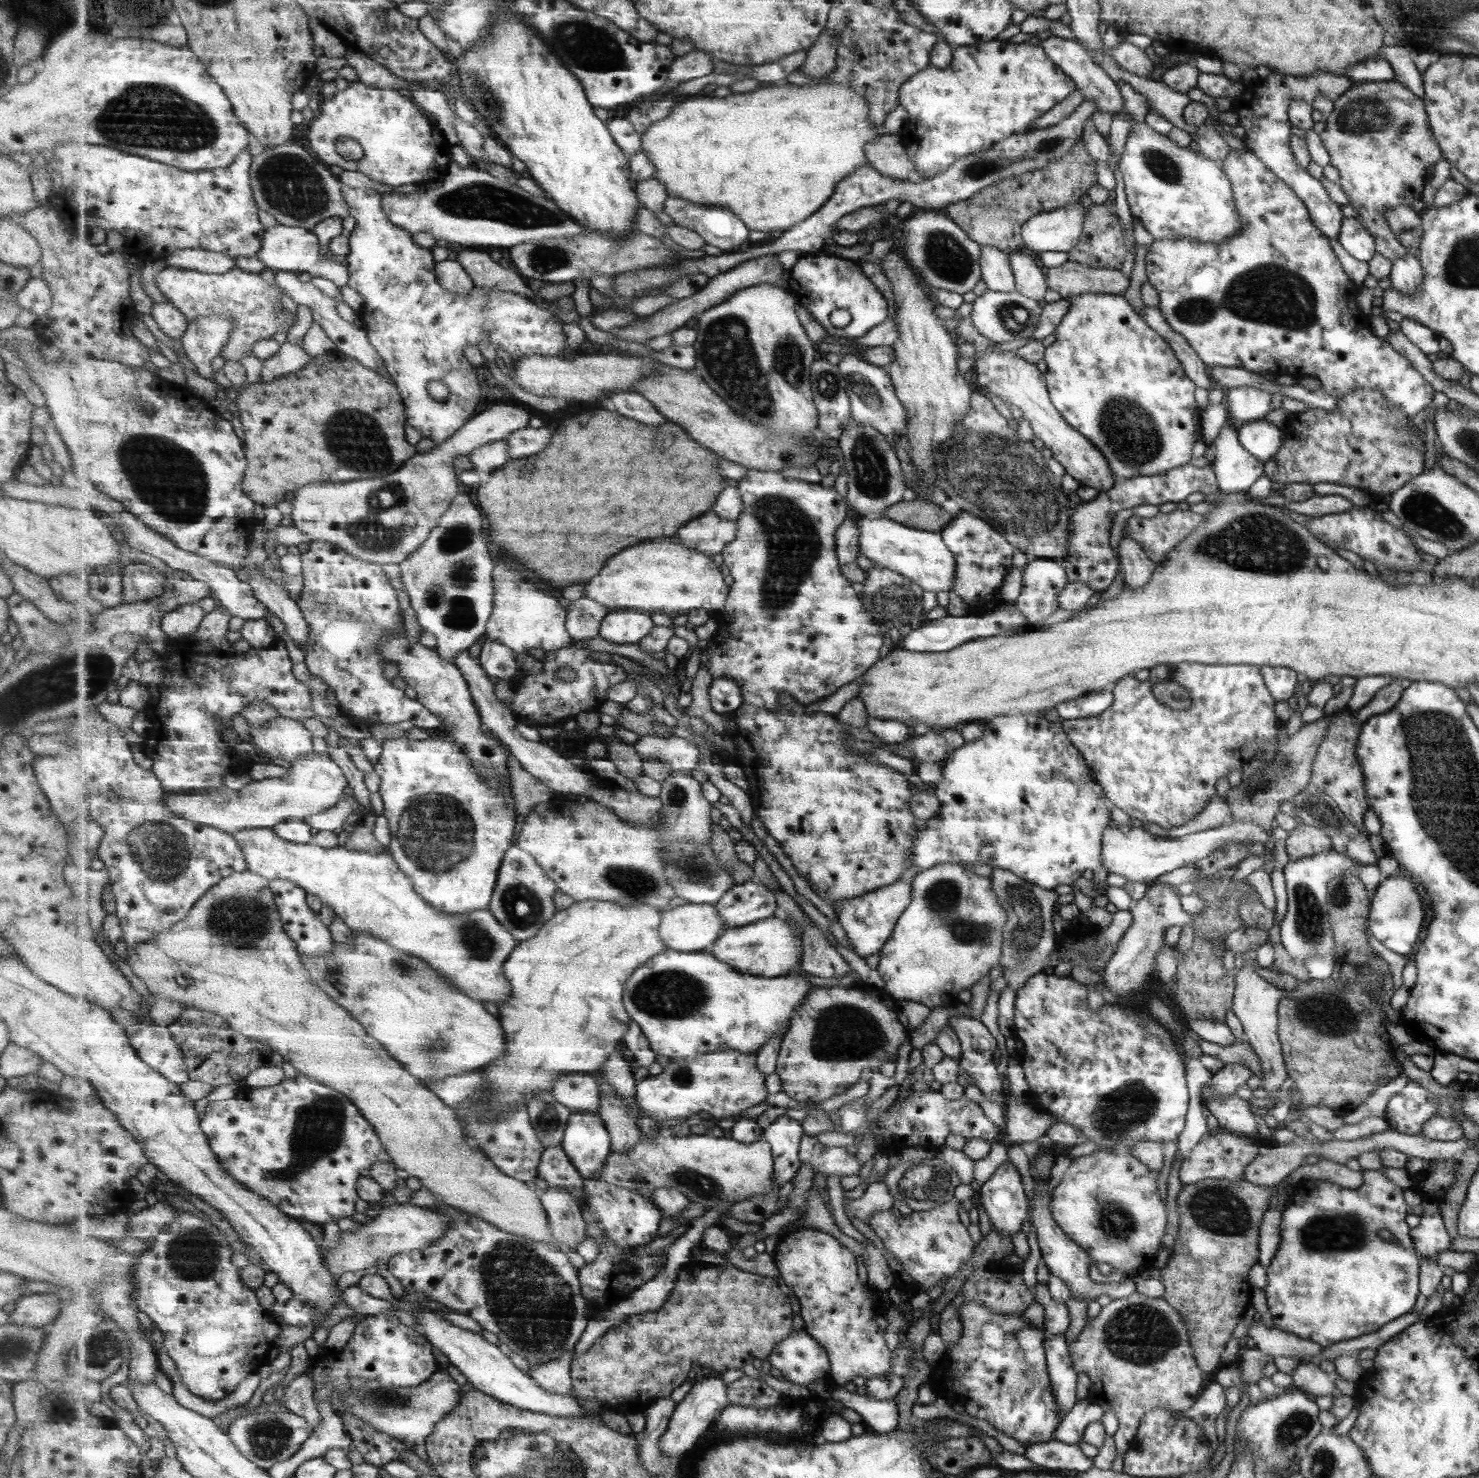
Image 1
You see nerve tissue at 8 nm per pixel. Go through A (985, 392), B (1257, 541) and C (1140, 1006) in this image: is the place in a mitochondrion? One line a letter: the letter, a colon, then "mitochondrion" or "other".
A: other
B: mitochondrion
C: other

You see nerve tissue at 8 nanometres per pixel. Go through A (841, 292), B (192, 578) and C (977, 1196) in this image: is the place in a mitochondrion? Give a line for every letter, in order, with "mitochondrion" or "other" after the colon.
A: other
B: other
C: other

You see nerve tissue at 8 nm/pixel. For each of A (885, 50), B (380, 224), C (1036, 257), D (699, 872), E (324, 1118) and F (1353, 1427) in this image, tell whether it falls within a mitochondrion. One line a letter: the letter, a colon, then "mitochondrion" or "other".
A: other
B: other
C: other
D: mitochondrion
E: mitochondrion
F: other

